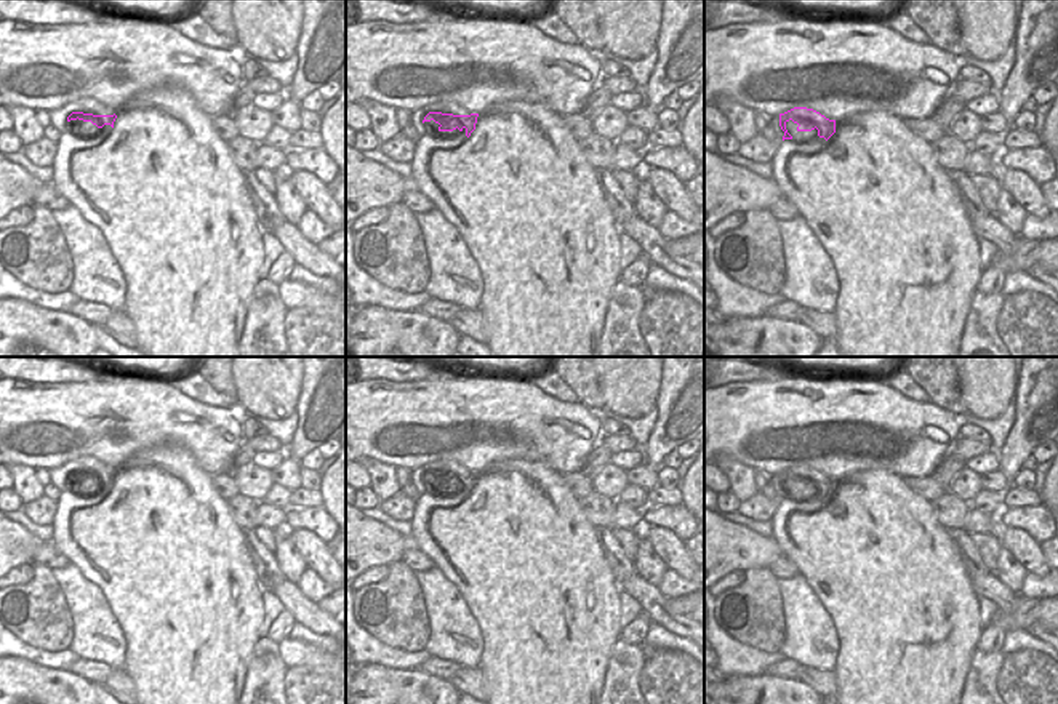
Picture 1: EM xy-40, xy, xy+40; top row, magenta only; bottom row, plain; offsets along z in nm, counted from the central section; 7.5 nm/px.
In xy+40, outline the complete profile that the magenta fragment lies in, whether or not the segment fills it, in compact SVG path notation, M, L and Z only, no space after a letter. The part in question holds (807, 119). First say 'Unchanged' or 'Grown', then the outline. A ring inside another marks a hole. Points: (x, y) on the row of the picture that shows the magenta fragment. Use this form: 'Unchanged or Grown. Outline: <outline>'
Grown. Outline: M794 107L784 114L771 117L770 125L773 126L778 139L799 138L800 131L818 130L818 136L826 141L836 133L836 120L829 120L820 112L807 107Z

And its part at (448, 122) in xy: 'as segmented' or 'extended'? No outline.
extended

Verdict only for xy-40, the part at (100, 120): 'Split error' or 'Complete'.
Split error

